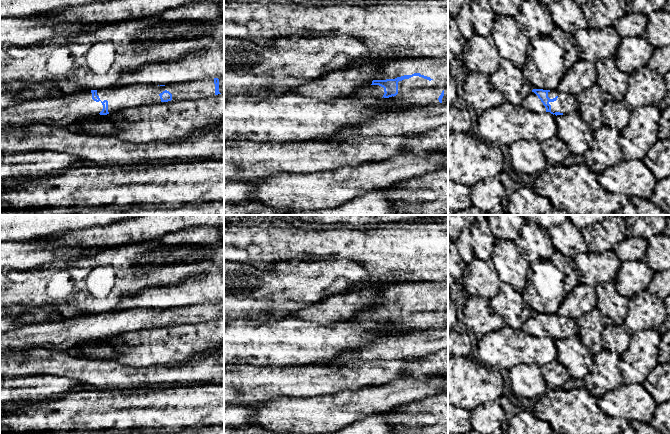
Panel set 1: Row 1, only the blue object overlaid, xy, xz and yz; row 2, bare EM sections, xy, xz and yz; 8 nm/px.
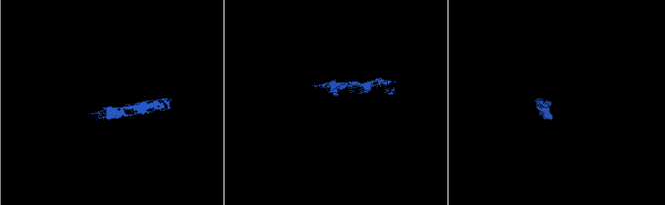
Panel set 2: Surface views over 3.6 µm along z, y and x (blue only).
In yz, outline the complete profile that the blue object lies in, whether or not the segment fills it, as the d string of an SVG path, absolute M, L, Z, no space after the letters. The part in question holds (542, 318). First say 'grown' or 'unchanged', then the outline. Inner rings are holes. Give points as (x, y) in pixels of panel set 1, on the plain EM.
grown; M533 313L522 325L525 333L544 337L550 336L554 340L578 336L576 320L556 314Z

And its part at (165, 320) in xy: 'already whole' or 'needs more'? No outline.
needs more

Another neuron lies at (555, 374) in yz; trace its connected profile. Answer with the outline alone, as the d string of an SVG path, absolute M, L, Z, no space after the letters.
M557 360L550 362L542 367L542 374L548 388L562 388L563 385L570 379L566 368Z

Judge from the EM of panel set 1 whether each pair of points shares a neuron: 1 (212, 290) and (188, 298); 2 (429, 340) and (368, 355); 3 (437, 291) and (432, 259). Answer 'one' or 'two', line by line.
1: one
2: one
3: two

